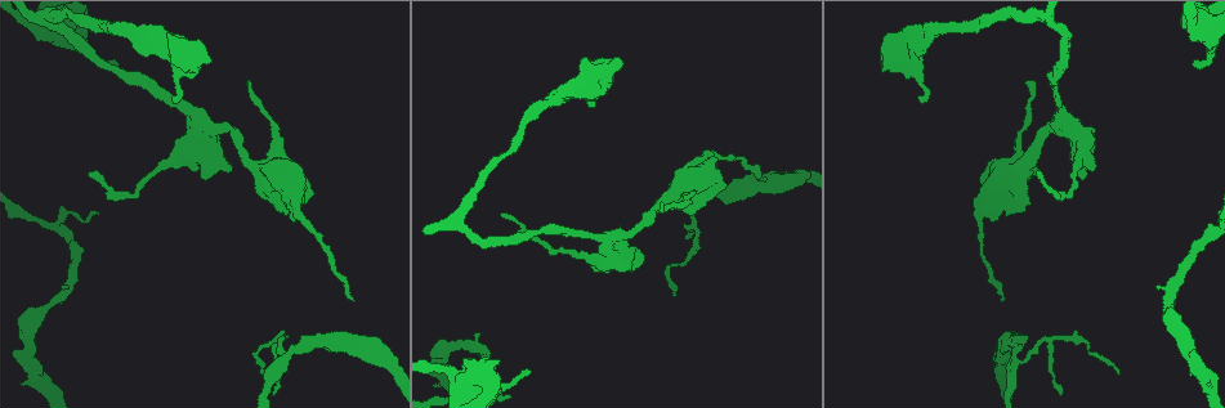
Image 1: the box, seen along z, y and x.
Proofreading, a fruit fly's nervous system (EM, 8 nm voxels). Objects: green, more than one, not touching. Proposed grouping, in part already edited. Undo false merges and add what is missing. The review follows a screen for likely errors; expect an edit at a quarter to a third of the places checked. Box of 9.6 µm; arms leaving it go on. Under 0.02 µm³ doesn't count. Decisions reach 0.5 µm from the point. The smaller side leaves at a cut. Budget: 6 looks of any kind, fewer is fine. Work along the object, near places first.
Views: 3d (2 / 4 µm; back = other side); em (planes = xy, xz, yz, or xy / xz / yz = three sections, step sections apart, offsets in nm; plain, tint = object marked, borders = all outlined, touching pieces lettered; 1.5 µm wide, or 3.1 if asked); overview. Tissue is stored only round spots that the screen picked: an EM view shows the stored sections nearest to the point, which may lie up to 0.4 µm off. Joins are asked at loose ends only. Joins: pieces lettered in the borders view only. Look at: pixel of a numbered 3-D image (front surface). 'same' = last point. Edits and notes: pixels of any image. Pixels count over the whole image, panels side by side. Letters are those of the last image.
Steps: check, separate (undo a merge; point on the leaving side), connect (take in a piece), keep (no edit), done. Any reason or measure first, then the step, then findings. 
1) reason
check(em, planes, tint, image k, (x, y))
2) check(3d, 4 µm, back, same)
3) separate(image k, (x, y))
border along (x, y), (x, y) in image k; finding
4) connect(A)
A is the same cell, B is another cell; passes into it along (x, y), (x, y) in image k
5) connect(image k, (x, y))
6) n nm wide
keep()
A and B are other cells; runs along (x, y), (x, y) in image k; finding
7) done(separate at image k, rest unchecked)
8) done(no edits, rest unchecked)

a narrow waist
check(3d, 4 µm, image 1, (507, 156))

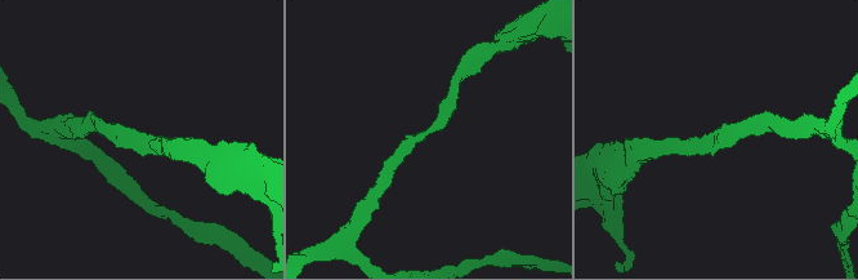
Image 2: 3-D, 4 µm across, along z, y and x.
check(em, planes, tint, image 2, (711, 146))

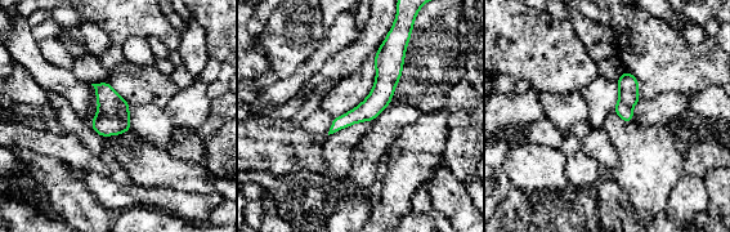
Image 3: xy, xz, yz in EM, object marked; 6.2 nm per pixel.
see the neighbours
check(em, planes, borders, same)

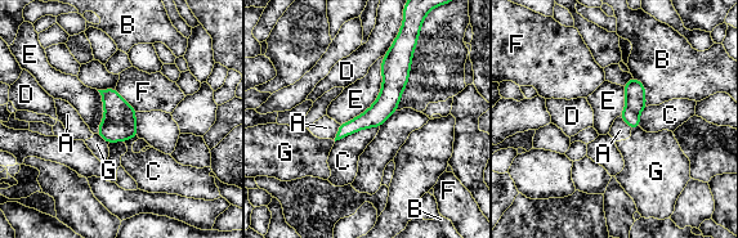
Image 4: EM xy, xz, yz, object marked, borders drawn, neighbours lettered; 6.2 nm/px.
keep()
A, B, C, D, E, F and G are other cells; runs along (393, 50), (389, 98), (340, 134) in image 4; continuous, no second cell

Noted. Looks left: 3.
calibre changes
check(3d, 4 µm, image 1, (296, 215))

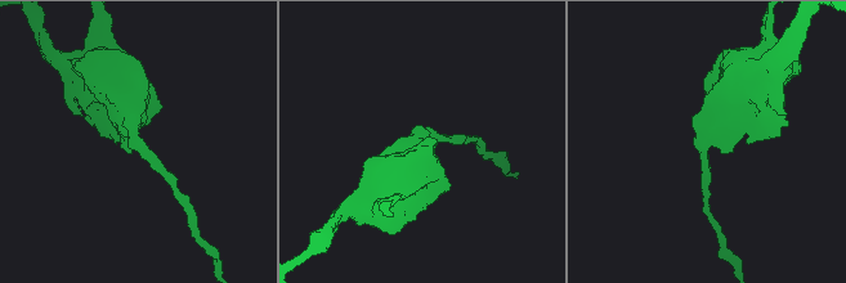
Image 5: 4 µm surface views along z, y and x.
check(em, xz, step 4, tint, image 5, (131, 139))

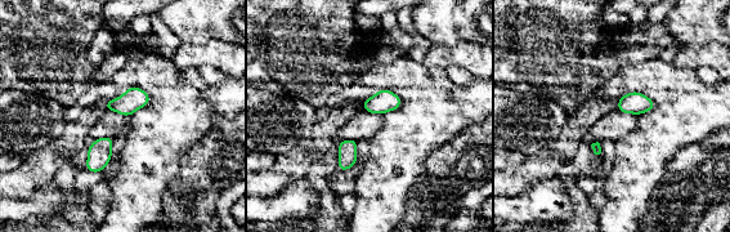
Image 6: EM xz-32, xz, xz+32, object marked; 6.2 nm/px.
another direction
check(em, yz, step 8, borders, same)

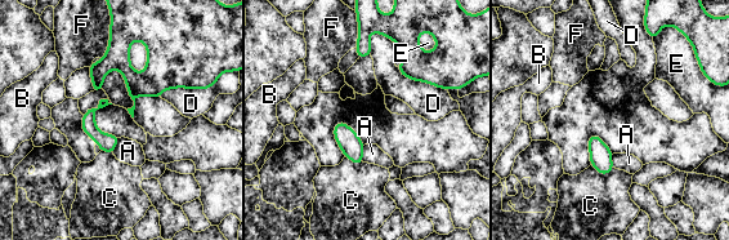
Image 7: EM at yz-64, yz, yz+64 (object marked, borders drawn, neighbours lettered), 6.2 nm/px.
50 nm wide
keep()
A, B, C, D, E and F are other cells; border along (365, 145), (362, 161) in image 7; continuous, no second cell

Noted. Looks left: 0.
done(no edits, rest unchecked)

